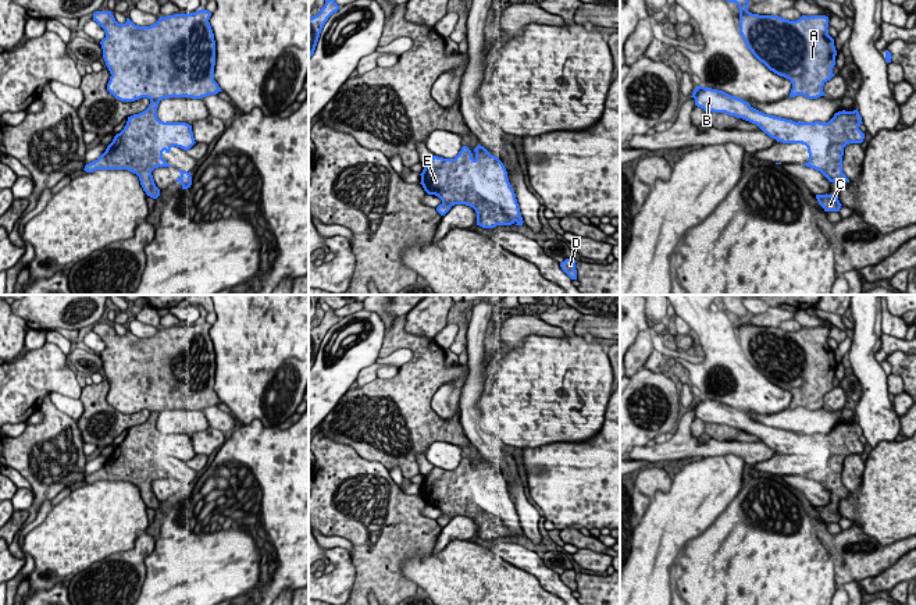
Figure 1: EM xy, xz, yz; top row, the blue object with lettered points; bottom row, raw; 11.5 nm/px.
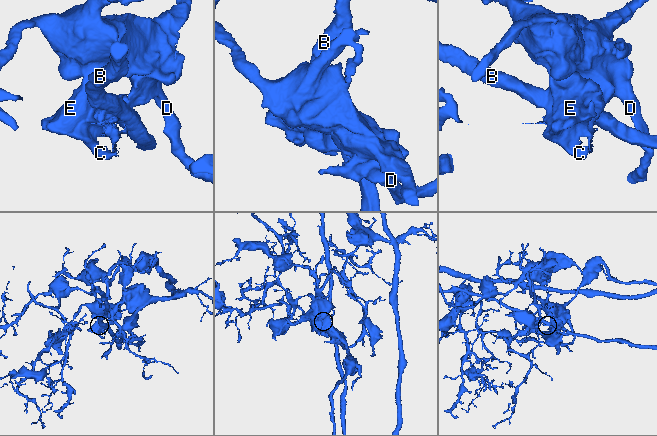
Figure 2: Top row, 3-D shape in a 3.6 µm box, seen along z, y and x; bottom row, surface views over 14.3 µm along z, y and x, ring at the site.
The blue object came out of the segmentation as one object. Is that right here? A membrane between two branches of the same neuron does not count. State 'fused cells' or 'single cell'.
fused cells

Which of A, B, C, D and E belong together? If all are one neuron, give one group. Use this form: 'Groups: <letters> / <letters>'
Groups: A C D E / B

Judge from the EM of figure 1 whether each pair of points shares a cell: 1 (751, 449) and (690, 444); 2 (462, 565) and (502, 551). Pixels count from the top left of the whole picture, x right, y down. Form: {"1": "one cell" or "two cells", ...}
{"1": "one cell", "2": "two cells"}

